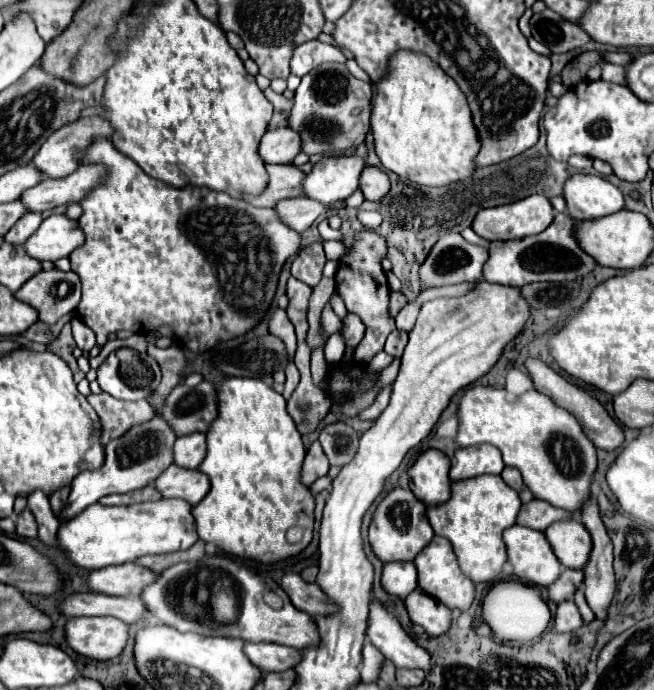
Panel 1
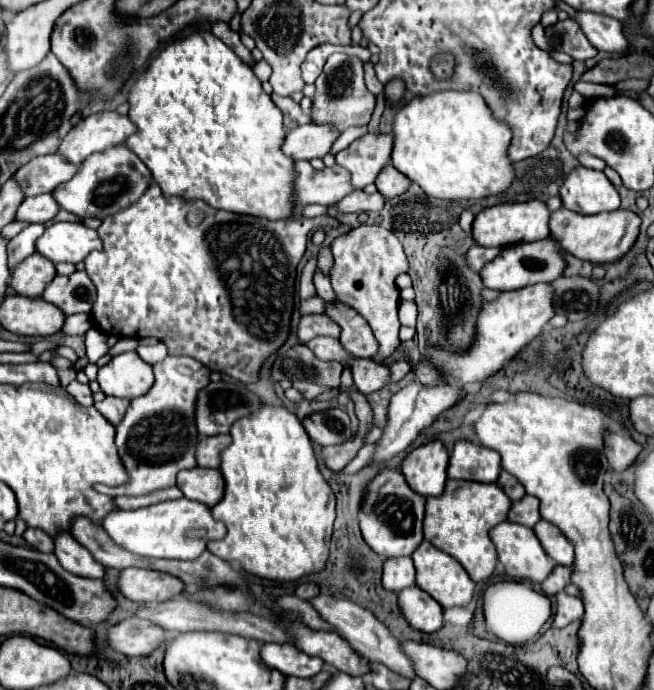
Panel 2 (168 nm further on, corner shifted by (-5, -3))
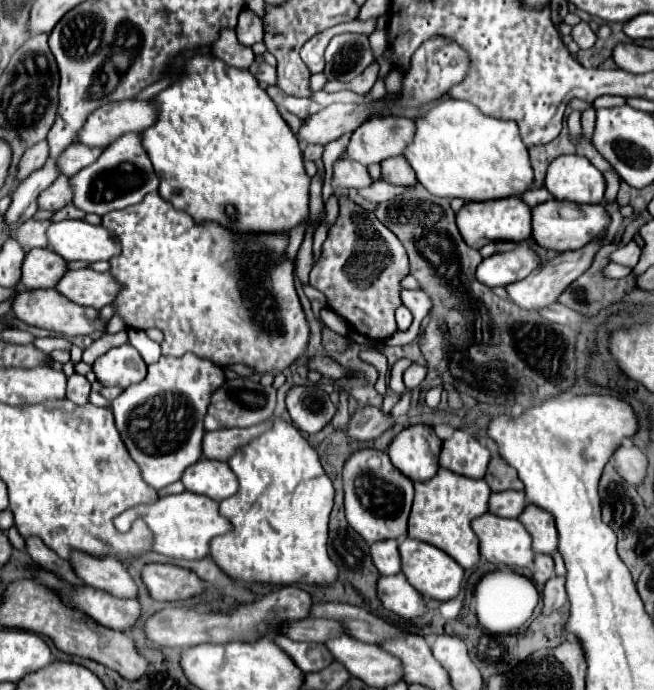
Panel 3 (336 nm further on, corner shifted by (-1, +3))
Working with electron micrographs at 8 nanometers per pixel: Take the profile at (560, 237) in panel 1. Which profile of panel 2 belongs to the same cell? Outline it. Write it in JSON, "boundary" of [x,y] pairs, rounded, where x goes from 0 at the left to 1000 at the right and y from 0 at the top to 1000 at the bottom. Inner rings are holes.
{"boundary":[[[836,343],[830,349],[775,355],[772,361],[766,361],[760,375],[748,378],[735,390],[735,404],[739,404],[742,416],[748,416],[748,419],[784,422],[784,419],[800,419],[806,413],[818,413],[818,410],[843,410],[852,401],[858,401],[861,390],[864,390],[864,378],[861,378],[858,361],[849,346]]]}

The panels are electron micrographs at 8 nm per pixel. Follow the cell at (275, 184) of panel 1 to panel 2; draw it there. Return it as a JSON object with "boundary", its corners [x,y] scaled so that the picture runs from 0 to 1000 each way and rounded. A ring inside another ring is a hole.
{"boundary":[[[454,233],[454,259],[451,259],[451,312],[460,312],[460,300],[469,294],[488,294],[506,300],[534,283],[540,271],[534,271],[534,248],[524,242],[497,242],[485,248],[472,233]]]}

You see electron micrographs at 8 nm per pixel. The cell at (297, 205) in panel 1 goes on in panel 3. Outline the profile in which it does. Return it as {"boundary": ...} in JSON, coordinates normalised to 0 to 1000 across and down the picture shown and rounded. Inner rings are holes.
{"boundary":[[[580,259],[580,262],[573,262],[570,268],[549,274],[549,283],[552,283],[558,291],[564,291],[564,294],[573,294],[573,297],[580,297],[580,294],[586,294],[586,291],[595,291],[595,288],[601,288],[604,283],[616,280],[619,274],[622,274],[622,271],[604,271],[604,268],[595,268],[595,265],[589,265],[586,259]]]}

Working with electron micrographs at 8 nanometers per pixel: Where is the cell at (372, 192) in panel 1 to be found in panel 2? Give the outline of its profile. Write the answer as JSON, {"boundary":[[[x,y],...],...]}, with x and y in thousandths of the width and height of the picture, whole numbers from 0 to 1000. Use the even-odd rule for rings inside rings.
{"boundary":[[[592,239],[592,242],[580,251],[573,268],[576,268],[580,280],[583,280],[589,288],[598,288],[598,286],[616,283],[616,280],[628,271],[628,262],[625,262],[619,254],[613,254],[613,248],[607,248],[601,239]]]}

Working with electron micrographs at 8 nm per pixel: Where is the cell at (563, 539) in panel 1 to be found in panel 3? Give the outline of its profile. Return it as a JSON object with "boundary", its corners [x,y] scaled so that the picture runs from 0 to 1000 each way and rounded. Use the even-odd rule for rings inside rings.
{"boundary":[[[806,732],[803,743],[794,749],[803,767],[815,778],[815,799],[846,804],[852,799],[852,767],[843,743],[821,738],[818,732]]]}

